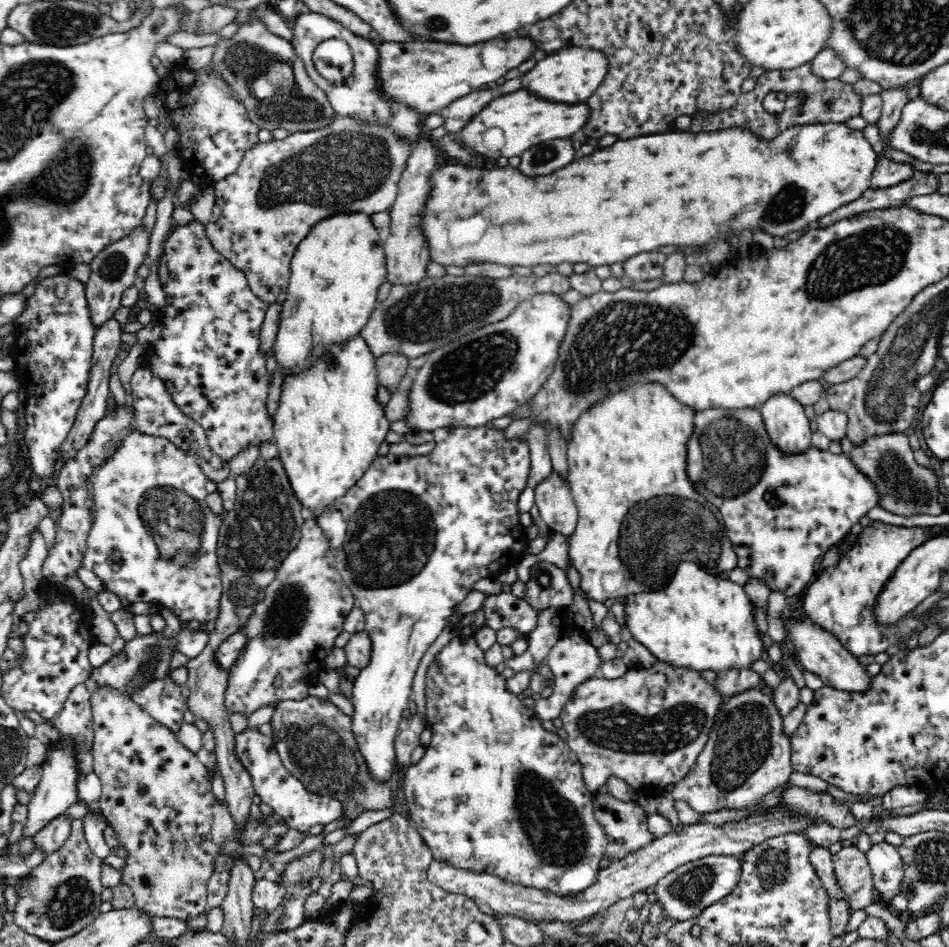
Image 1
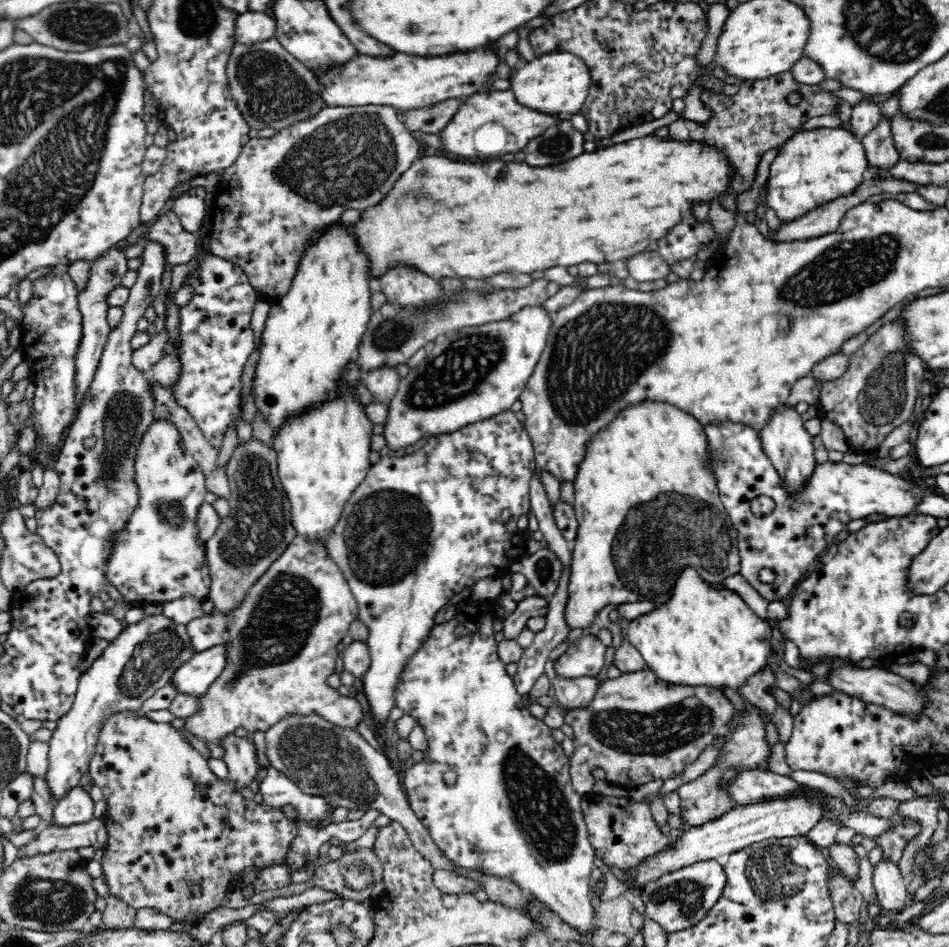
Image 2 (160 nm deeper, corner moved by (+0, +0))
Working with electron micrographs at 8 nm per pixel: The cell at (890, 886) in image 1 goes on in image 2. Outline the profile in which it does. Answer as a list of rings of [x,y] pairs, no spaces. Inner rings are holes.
[[[882,859],[873,868],[874,901],[879,903],[884,912],[892,911],[895,914],[906,908],[906,901],[909,900],[907,885],[896,863]]]

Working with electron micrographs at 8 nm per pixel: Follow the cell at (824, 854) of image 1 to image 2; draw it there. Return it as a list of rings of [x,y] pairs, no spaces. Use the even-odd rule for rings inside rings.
[[[836,873],[829,880],[829,889],[837,922],[850,928],[859,920],[864,897],[853,883],[840,873]]]

